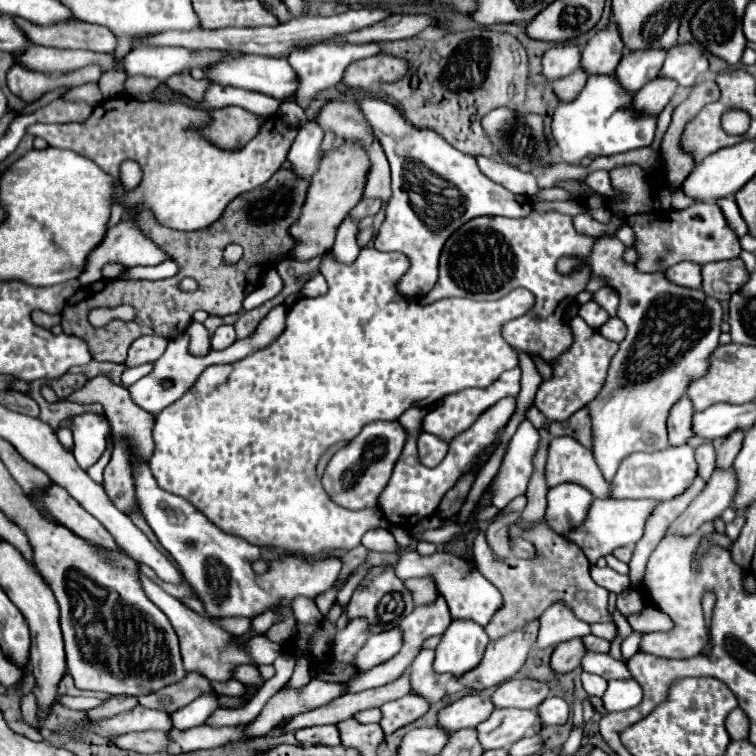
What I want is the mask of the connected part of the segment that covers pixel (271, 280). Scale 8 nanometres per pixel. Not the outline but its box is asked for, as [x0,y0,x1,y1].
[244,266,284,310]

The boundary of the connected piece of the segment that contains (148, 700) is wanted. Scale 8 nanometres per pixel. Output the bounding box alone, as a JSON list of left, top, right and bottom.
[138,672,212,712]

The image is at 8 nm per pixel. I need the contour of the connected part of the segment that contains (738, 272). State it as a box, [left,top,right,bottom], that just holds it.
[702,258,748,300]

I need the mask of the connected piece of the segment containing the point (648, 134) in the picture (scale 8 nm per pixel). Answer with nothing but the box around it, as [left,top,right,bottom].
[552,76,656,164]

